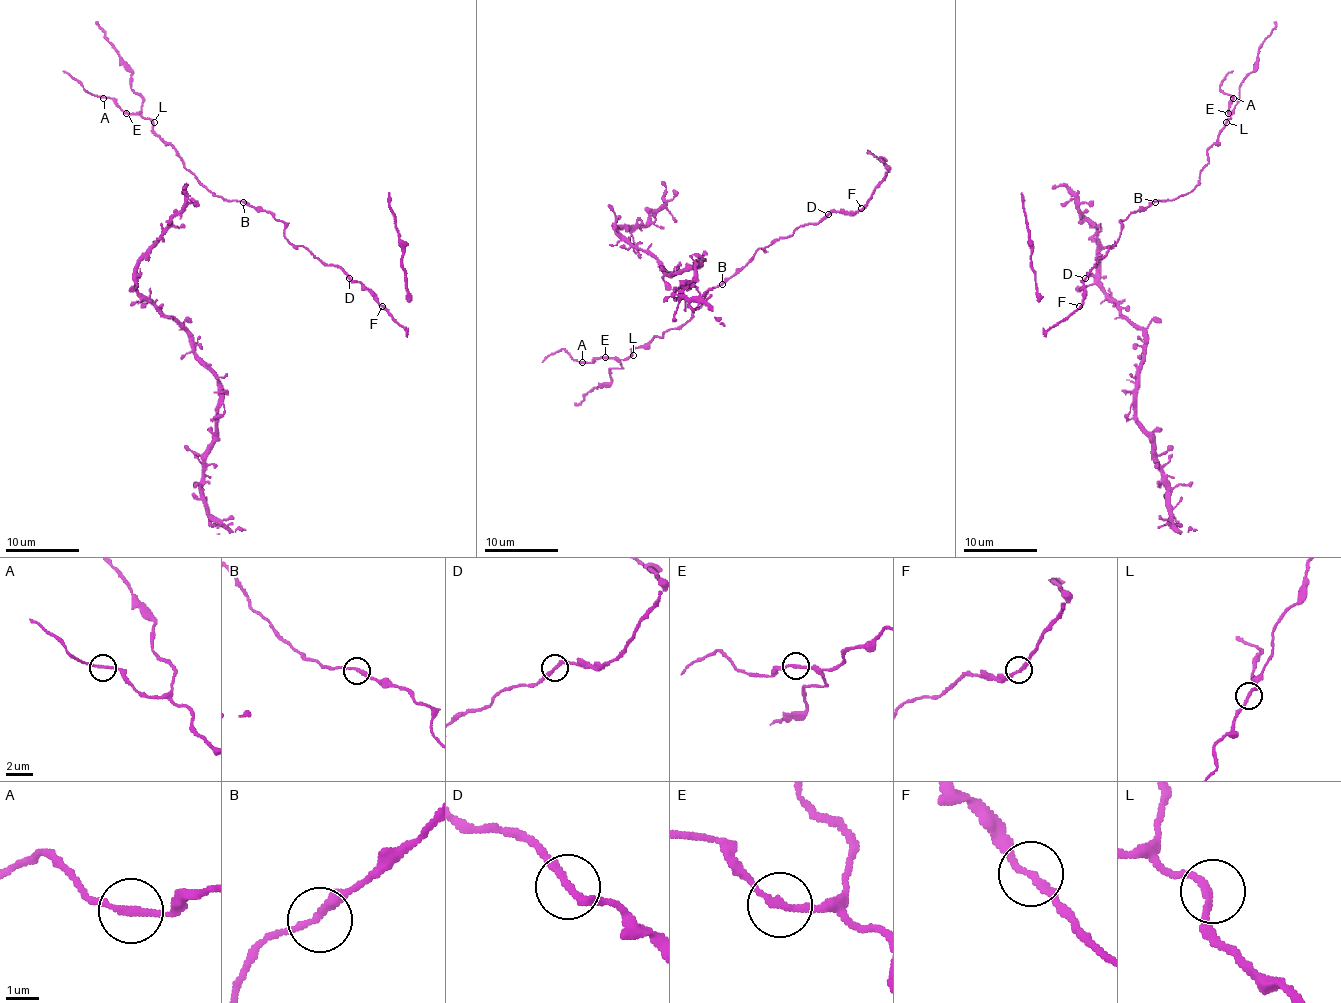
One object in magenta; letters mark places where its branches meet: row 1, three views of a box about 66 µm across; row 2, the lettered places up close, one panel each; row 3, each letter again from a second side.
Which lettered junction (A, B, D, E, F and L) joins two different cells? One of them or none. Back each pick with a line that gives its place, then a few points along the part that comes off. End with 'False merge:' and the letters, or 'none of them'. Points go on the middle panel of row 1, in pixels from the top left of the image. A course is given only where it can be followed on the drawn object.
False merge: none of them

